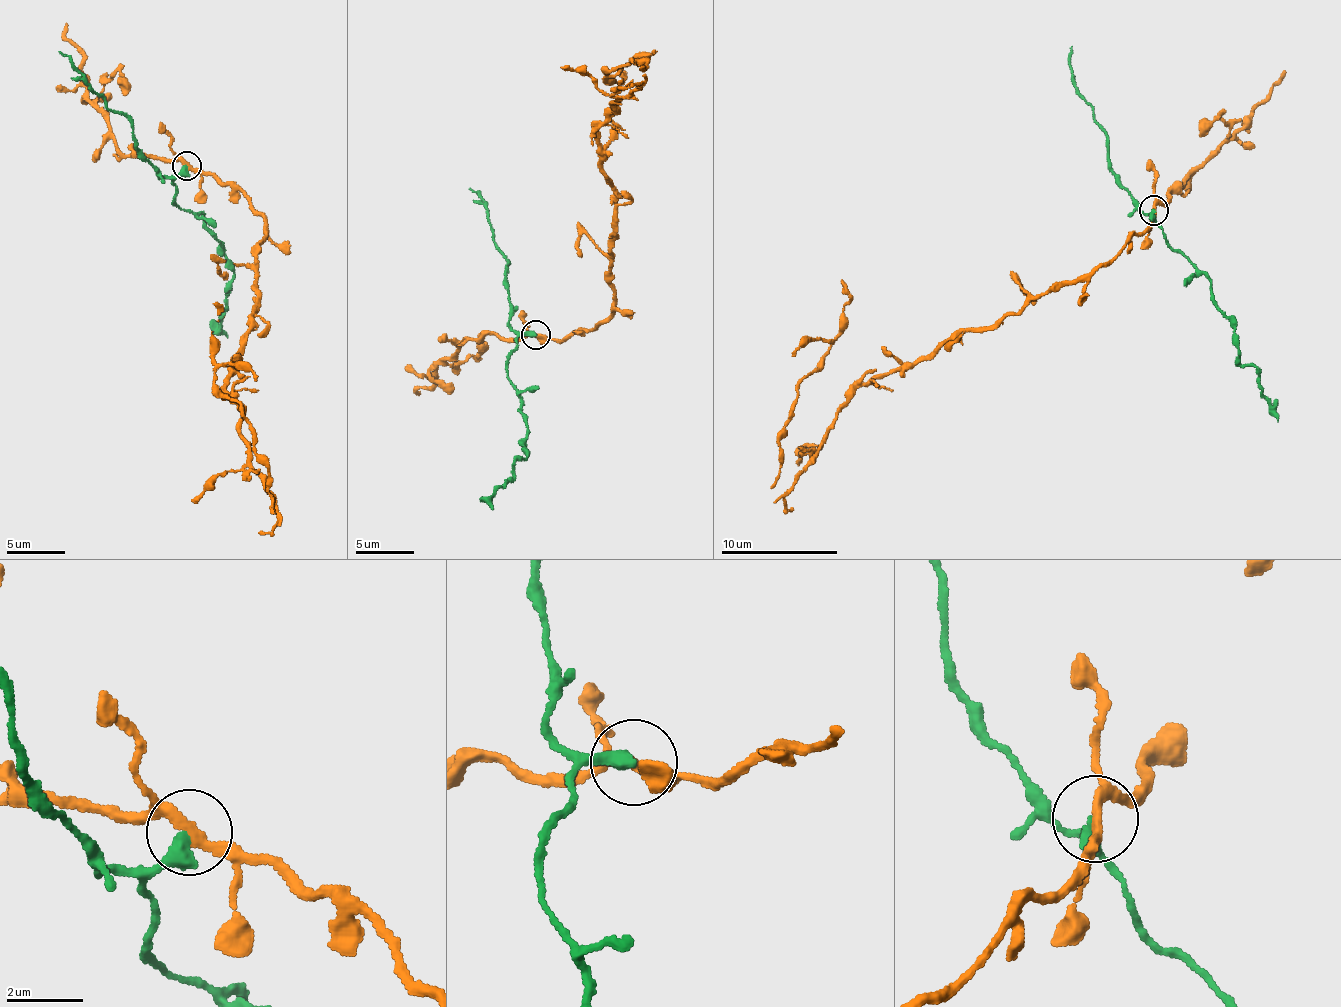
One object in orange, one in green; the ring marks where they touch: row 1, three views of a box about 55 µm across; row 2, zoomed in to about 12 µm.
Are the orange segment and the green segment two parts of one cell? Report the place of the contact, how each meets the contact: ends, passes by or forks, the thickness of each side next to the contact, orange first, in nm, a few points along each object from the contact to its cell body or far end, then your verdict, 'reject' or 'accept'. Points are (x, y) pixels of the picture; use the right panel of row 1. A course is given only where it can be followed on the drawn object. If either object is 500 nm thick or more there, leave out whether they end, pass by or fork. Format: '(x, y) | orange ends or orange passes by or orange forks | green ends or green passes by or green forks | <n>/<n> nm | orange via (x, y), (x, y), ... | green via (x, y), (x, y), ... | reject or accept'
(1154, 210) | orange forks | green ends | 220/400 nm | orange via (1153, 211), (1091, 272), (852, 394), (786, 490), (779, 440), (838, 333), (841, 279) | green via (1153, 211), (1171, 247), (1211, 283), (1211, 295), (1228, 318), (1238, 363), (1257, 368), (1257, 388), (1278, 422) | reject

